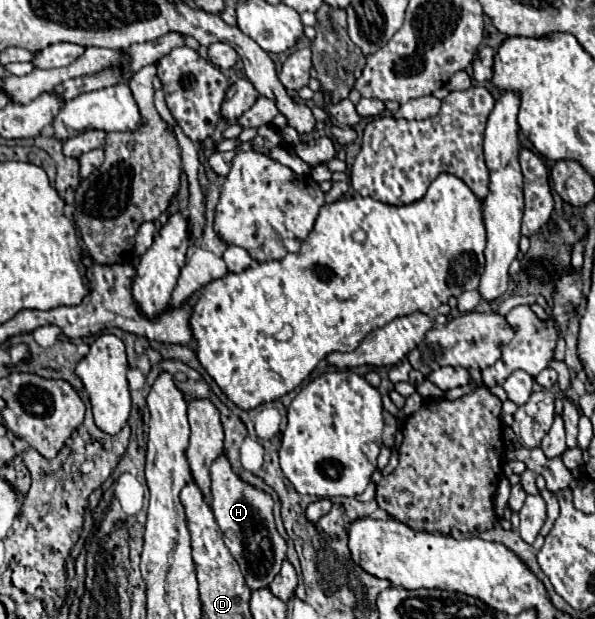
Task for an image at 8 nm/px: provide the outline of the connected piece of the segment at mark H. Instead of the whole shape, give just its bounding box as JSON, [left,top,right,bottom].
[210,453,286,589]

